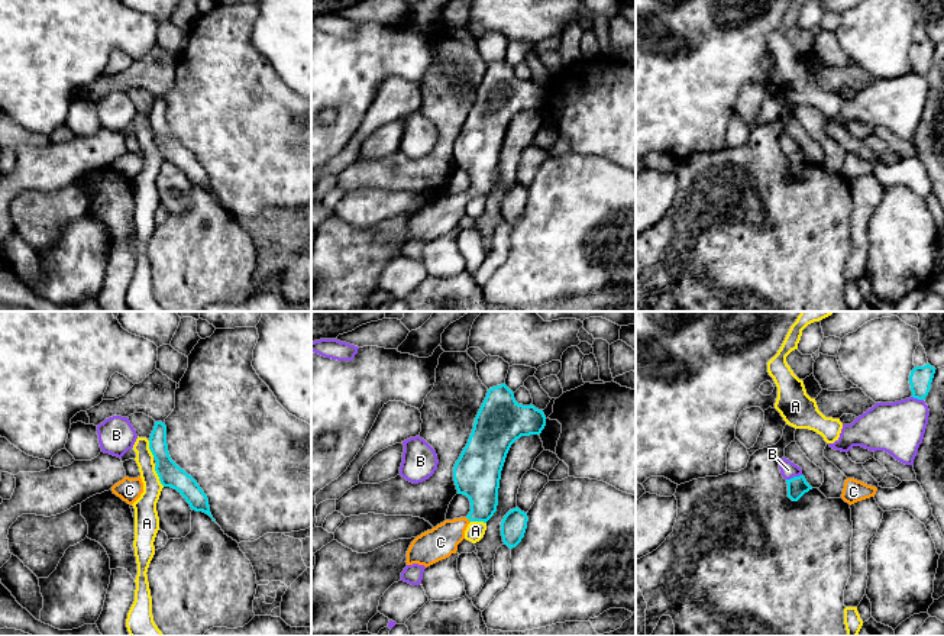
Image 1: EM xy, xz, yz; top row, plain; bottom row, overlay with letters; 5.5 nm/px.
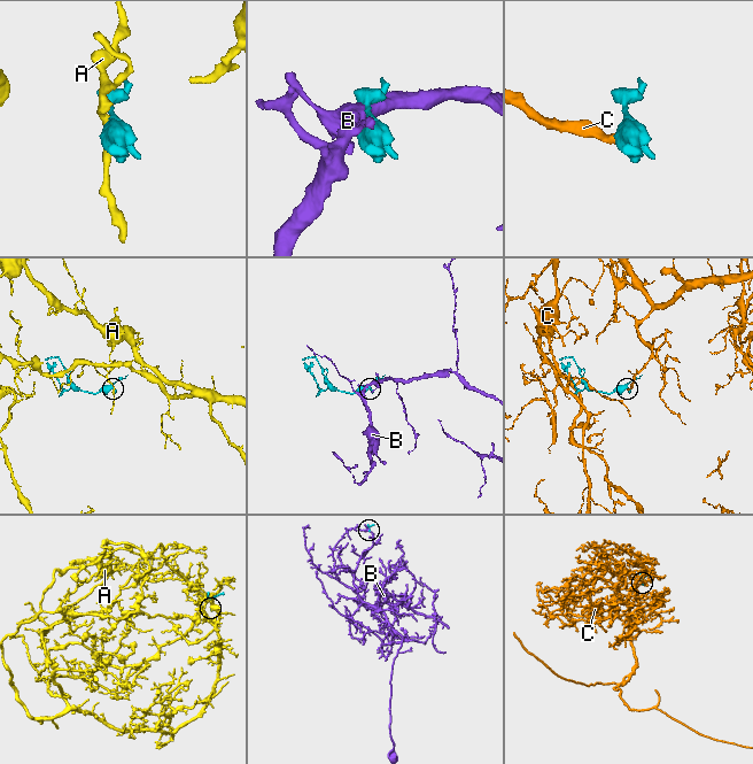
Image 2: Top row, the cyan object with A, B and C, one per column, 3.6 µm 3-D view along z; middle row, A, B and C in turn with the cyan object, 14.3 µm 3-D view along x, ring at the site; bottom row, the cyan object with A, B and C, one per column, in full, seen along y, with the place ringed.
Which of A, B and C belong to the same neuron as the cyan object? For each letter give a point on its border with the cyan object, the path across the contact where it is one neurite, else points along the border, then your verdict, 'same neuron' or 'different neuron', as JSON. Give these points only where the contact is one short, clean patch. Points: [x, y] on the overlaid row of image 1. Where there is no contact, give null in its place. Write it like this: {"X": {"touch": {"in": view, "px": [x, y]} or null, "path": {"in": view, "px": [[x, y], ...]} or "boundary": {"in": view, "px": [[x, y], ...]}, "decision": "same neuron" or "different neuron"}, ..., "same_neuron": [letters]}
{"A": {"touch": {"in": "xy", "px": [158, 475]}, "boundary": {"in": "xy", "px": [[154, 467], [158, 480], [164, 486]]}, "decision": "different neuron"}, "B": {"touch": {"in": "yz", "px": [794, 477]}, "decision": "different neuron"}, "C": {"touch": {"in": "xz", "px": [469, 520]}, "path": {"in": "xz", "px": [[477, 477], [477, 512], [469, 520], [440, 542]]}, "decision": "same neuron"}, "same_neuron": ["C"]}

